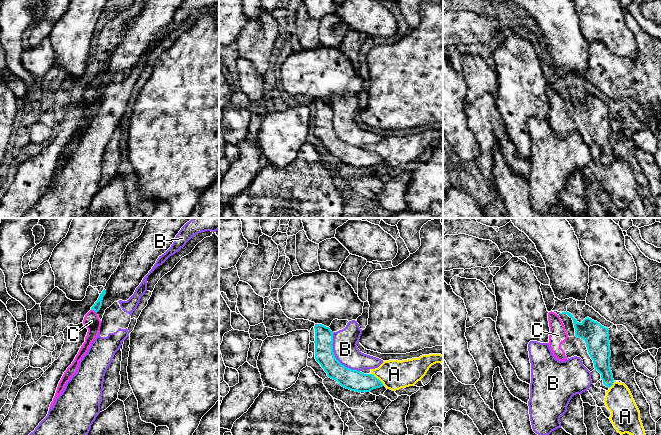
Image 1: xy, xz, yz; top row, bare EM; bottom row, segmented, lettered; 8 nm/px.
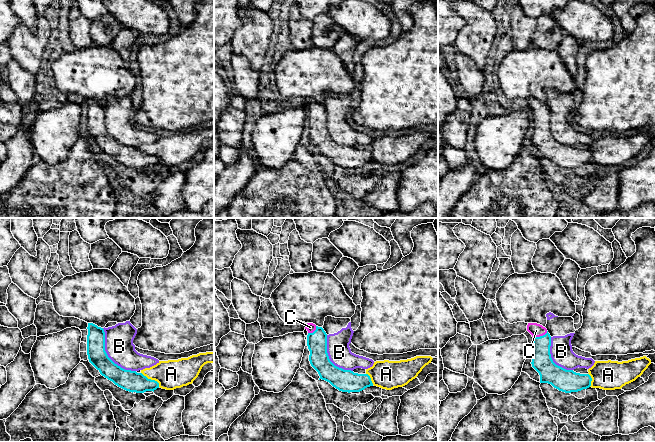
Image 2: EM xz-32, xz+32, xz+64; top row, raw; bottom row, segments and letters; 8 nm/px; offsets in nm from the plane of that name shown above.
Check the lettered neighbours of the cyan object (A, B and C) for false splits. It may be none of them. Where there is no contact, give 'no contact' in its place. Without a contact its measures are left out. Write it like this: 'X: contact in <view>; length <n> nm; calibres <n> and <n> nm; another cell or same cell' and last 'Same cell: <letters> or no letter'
A: contact in xz; length 150 nm; calibres 170 and 240 nm; another cell
B: contact in xz; length 380 nm; calibres 170 and 200 nm; another cell
C: contact in xy; length 60 nm; calibres 70 and 130 nm; same cell
Same cell: C

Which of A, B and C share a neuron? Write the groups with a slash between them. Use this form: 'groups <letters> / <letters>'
groups A / B / C

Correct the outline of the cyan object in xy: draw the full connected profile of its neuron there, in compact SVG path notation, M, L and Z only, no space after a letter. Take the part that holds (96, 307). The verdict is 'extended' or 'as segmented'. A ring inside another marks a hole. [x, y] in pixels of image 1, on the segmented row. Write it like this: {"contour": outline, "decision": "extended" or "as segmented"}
{"contour": "M104 289L102 291L102 293L100 294L98 300L91 307L91 310L84 317L83 324L88 329L87 335L85 337L85 342L81 346L78 354L76 355L74 361L72 362L72 364L64 372L64 374L58 384L55 396L53 398L53 401L50 404L49 409L51 409L53 407L53 404L54 404L56 398L62 393L62 391L65 388L66 383L77 372L77 368L79 366L79 361L87 353L89 347L91 346L91 343L98 336L102 321L99 319L97 312L100 310L100 308L102 306L102 300L103 300L103 297L105 296L105 294L106 294L106 290Z", "decision": "extended"}

